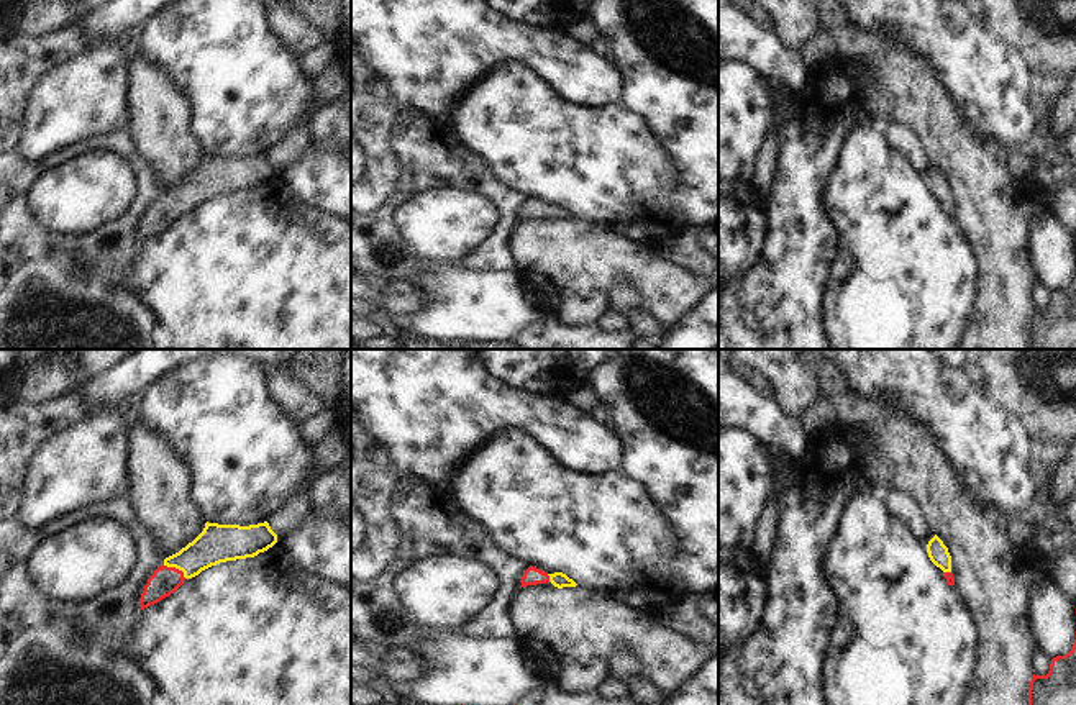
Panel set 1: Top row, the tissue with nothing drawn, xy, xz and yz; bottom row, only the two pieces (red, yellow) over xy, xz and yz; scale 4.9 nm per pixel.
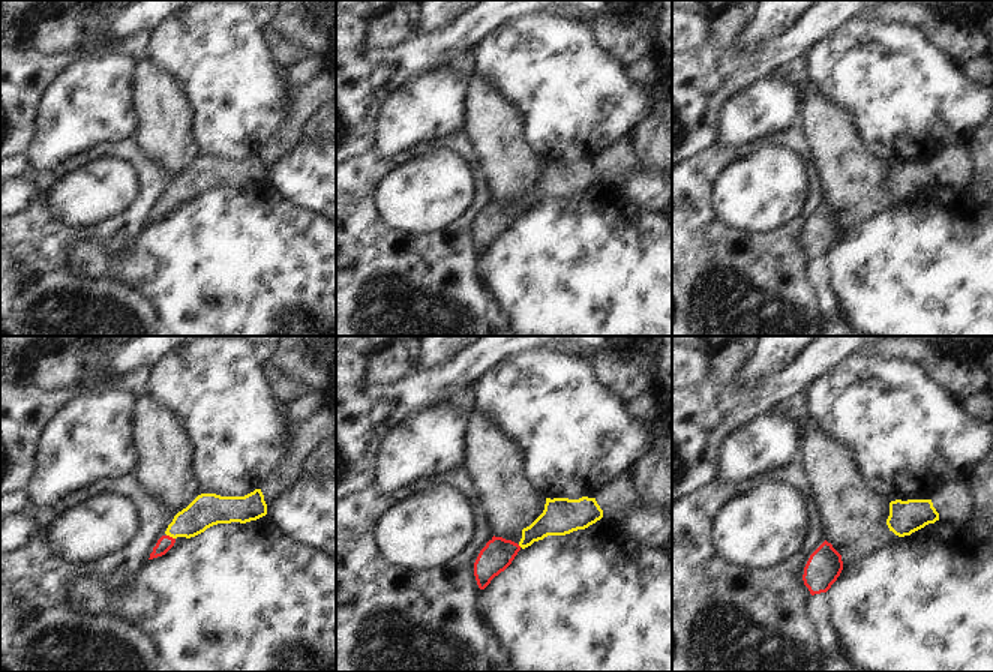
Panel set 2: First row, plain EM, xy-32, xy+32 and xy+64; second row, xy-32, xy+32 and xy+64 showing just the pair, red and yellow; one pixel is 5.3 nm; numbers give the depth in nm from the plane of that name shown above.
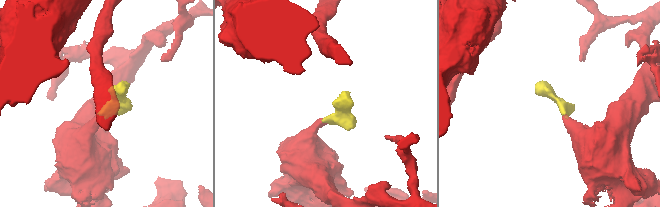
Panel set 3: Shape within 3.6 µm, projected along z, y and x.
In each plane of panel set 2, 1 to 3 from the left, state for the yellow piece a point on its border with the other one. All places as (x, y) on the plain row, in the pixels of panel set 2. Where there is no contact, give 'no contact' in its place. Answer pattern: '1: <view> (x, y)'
1: xy-32 (171, 201)
2: no contact
3: no contact

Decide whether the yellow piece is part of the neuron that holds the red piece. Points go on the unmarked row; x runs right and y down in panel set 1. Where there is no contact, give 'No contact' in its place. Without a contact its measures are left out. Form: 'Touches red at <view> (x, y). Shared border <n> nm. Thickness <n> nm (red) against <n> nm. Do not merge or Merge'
Touches red at xy (174, 200). Shared border 140 nm. Thickness 140 nm (red) against 190 nm. Merge

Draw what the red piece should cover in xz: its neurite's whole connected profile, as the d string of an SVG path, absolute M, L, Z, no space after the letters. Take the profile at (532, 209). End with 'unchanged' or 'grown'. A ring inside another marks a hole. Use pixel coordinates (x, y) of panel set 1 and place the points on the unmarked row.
M530 198L522 210L522 220L551 215L554 220L576 220L577 216L563 205L546 207Z; grown

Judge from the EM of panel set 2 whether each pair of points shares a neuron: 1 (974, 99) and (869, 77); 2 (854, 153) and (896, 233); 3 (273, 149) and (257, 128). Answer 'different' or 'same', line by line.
1: same
2: different
3: different

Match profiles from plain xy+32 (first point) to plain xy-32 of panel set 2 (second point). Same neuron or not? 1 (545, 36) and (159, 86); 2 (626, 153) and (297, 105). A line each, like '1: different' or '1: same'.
1: different
2: same

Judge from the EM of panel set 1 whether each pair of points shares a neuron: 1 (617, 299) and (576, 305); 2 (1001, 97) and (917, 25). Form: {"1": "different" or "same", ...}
{"1": "different", "2": "same"}

